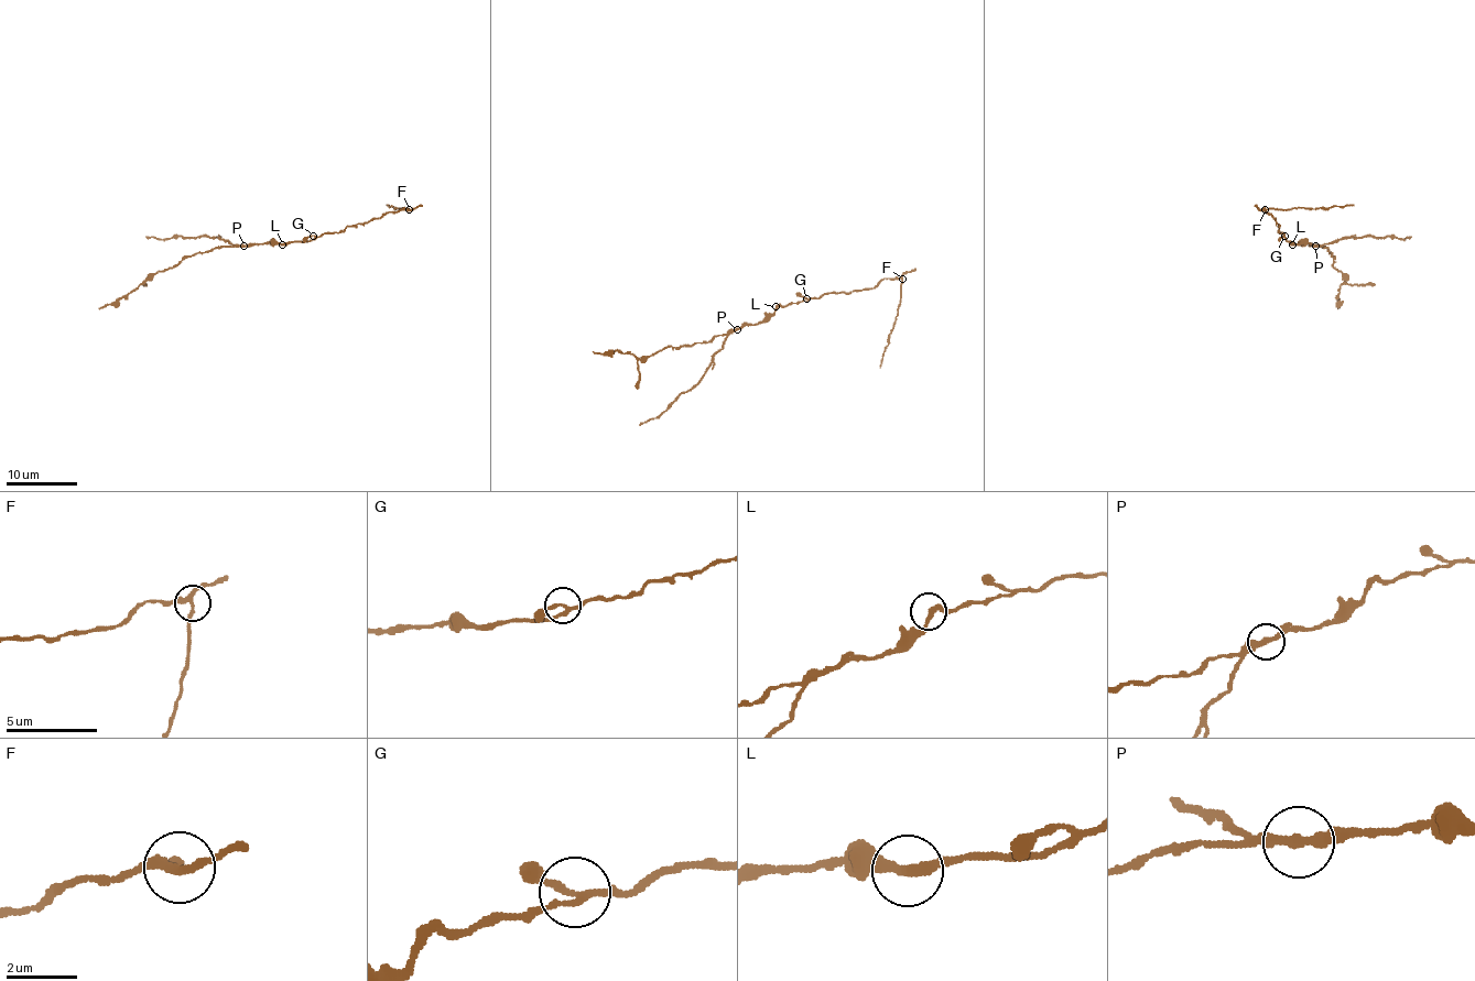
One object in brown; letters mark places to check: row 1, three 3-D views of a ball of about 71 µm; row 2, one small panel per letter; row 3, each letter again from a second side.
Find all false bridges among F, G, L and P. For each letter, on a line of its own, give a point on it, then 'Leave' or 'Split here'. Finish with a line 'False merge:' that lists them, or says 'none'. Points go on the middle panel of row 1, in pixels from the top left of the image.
F: Place: (902, 279). Split here
G: Place: (806, 298). Leave
L: Place: (776, 306). Leave
P: Place: (737, 329). Split here
False merge: F, P

